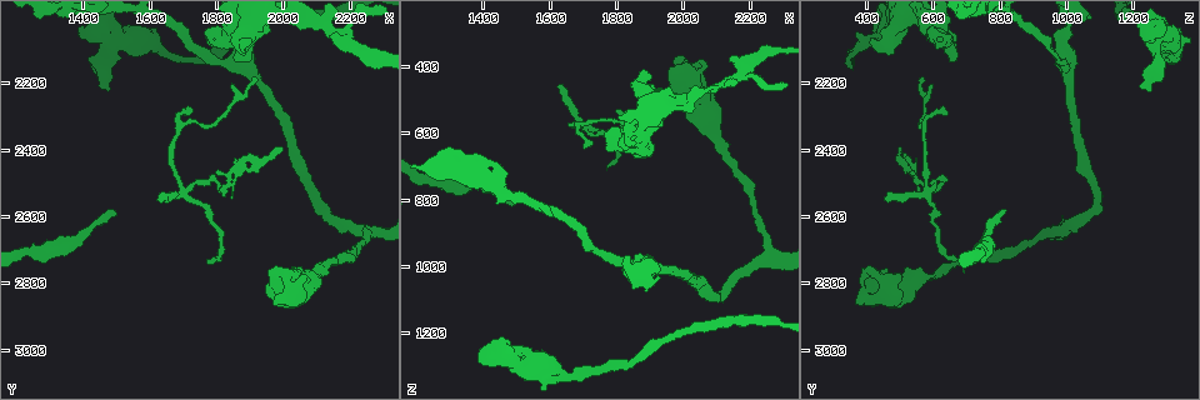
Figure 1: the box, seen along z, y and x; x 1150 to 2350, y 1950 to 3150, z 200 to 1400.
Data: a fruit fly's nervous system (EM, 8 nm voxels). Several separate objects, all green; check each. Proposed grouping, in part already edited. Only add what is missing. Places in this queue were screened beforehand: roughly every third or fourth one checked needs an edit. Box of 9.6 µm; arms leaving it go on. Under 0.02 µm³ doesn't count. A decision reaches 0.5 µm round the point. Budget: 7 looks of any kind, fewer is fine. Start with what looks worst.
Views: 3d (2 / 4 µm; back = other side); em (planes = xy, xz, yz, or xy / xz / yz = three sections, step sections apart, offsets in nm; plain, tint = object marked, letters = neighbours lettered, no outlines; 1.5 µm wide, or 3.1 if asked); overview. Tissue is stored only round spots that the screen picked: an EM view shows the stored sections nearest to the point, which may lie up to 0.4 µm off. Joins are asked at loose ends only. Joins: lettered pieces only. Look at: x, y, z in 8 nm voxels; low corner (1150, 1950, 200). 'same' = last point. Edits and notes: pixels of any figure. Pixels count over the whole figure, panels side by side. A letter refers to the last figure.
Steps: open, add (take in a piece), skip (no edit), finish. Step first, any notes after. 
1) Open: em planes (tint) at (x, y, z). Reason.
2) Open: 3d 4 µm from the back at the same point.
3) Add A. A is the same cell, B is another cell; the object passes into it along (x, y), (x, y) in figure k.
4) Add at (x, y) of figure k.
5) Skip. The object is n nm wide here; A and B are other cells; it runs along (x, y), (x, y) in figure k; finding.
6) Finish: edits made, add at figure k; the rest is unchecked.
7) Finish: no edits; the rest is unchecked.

Open: 3d 2 µm at (1480, 2220, 1240). Branch stops here.

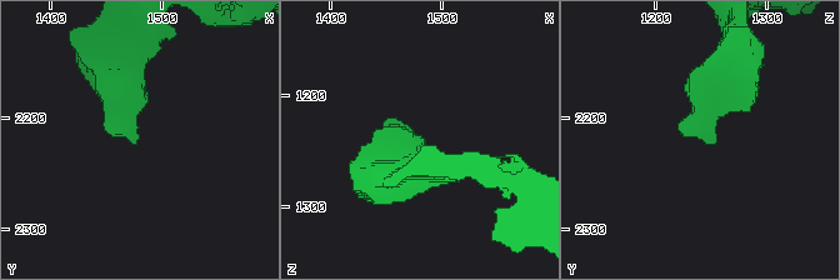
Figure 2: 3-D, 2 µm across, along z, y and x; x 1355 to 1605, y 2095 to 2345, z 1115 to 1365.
Open: em xz step 4 (tint) at (1476, 2222, 1246).

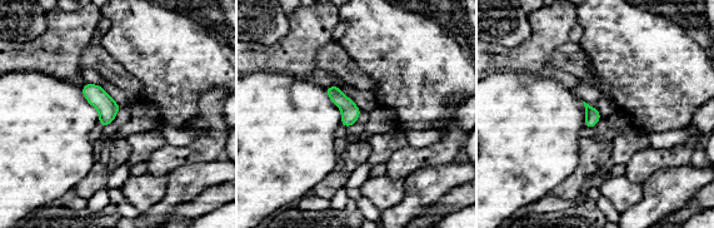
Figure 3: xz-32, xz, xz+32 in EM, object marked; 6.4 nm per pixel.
Open: em xz step 4 (letters) at the same point.

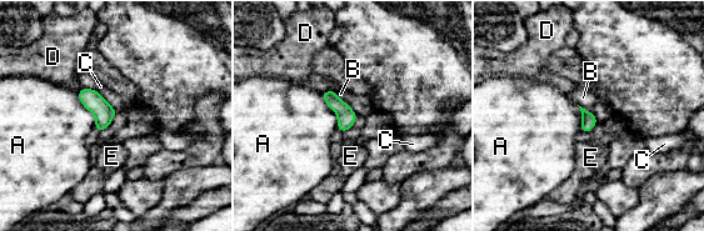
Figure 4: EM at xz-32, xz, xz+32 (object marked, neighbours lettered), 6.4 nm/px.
Skip. The longest contact is with A, 260 nm; A, B, C, D and E are other cells; a border runs along (578, 104), (592, 113) in figure 4; no lettered piece goes on from it.

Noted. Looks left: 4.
Open: em xy step 8 (letters) at (1630, 2550, 460). An open end.

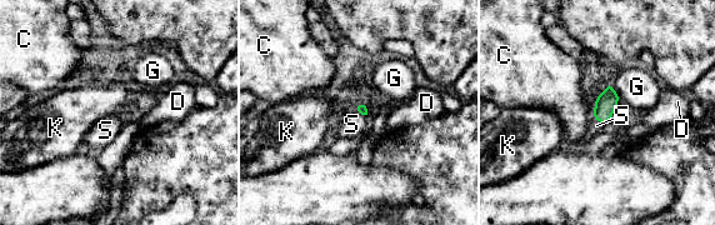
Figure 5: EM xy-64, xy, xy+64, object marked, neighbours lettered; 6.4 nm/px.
Open: em planes (letters) at the same point. Another direction.

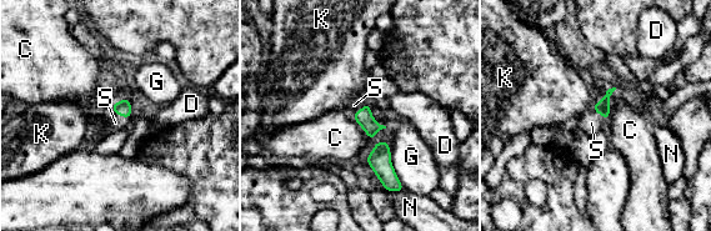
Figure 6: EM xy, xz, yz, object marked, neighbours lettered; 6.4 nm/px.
Add S. The object is 90 nm wide here; S is the same cell, C, D, G, K and N are other cells; the object passes into it along (123, 108), (121, 115), (115, 122) in figure 6; the cell continues.

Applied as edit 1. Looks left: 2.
Open: em xz step 4 (tint) at (1490, 2580, 800). Thin end.

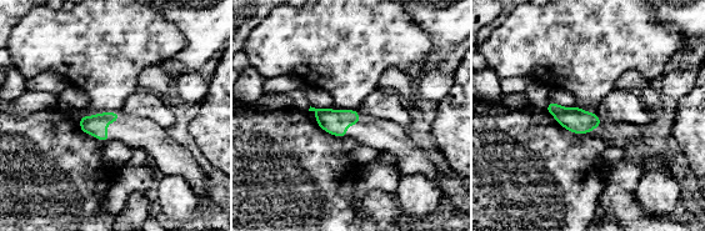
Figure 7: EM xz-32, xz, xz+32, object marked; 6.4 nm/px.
Open: em planes (letters) at the same point.

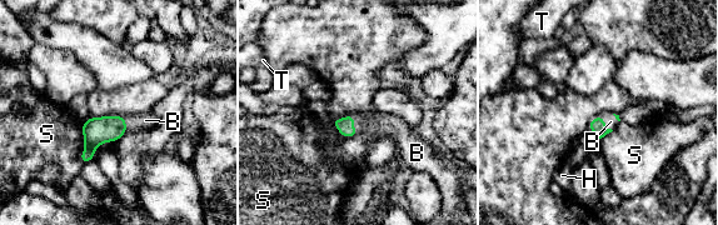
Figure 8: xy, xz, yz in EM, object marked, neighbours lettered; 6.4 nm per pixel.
Add B. B is the same cell, H, S and T are other cells; the object passes into it along (597, 125), (604, 125), (611, 121) in figure 8; the cell continues.

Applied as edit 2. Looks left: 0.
Finish: edits made, add at figure 6, add at figure 8; the rest is unchecked.

